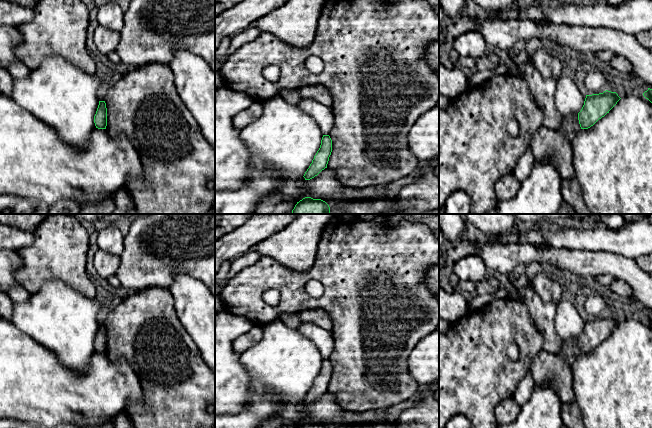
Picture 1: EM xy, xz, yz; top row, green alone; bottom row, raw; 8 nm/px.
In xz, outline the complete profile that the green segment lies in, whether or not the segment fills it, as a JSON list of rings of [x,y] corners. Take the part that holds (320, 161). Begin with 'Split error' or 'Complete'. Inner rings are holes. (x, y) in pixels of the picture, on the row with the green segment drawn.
Complete. [[[323,135],[321,145],[312,163],[304,174],[305,180],[310,180],[317,176],[322,170],[327,168],[329,157],[332,152],[332,140],[329,135]]]

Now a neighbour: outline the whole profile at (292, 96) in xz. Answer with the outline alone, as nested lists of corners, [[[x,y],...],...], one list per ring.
[[[282,89],[279,92],[279,96],[283,98],[287,103],[297,105],[301,100],[300,89]]]

